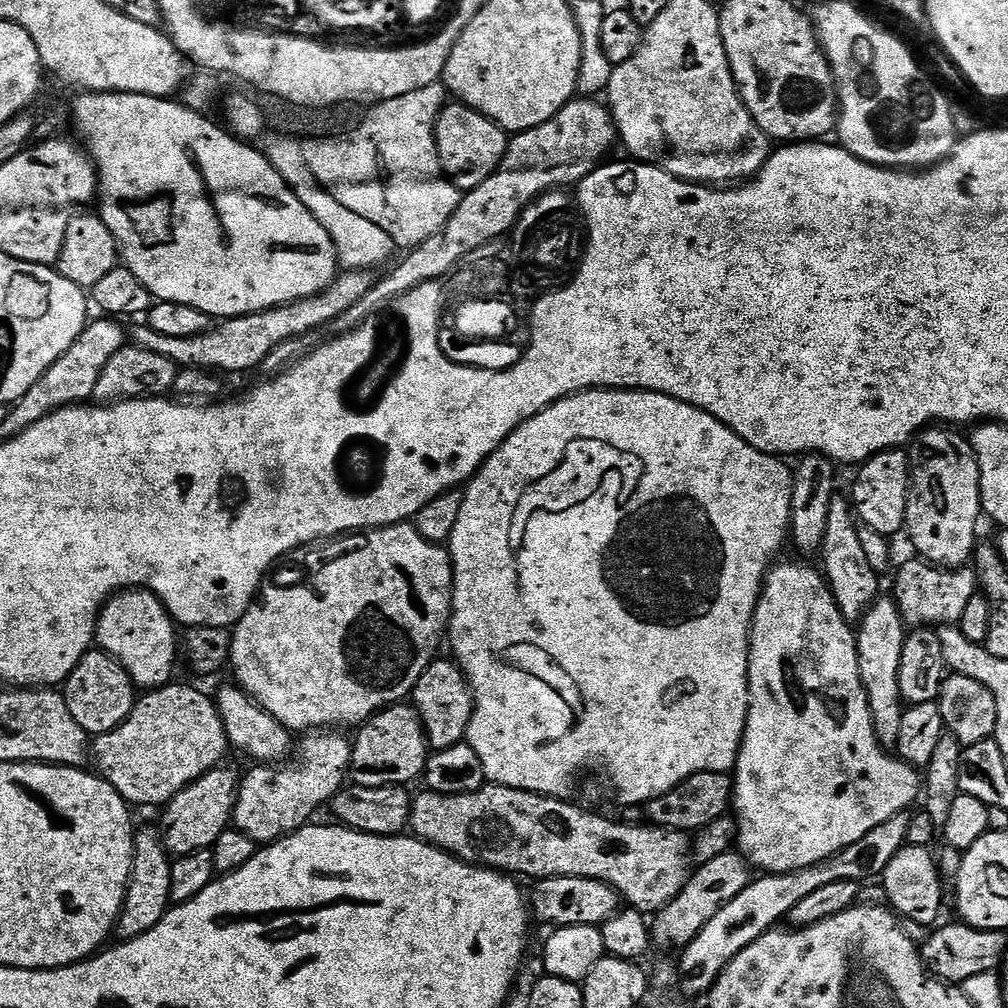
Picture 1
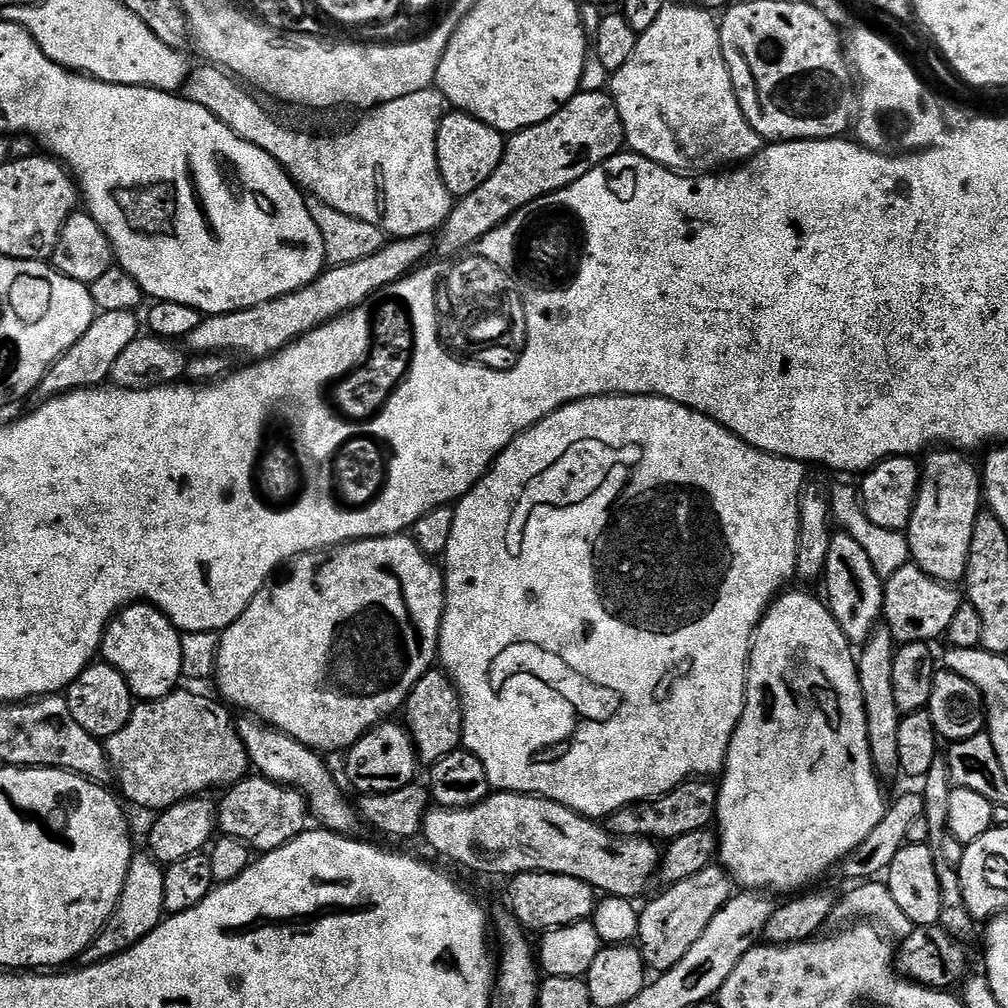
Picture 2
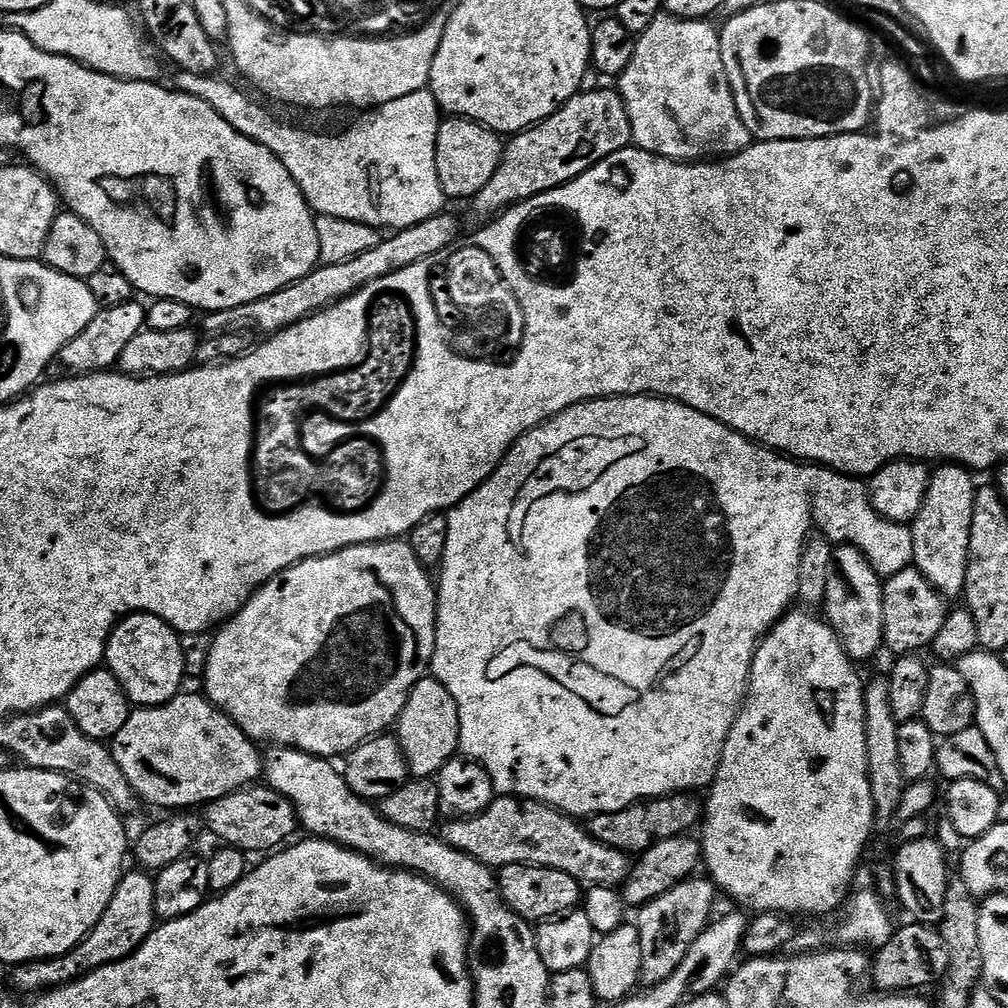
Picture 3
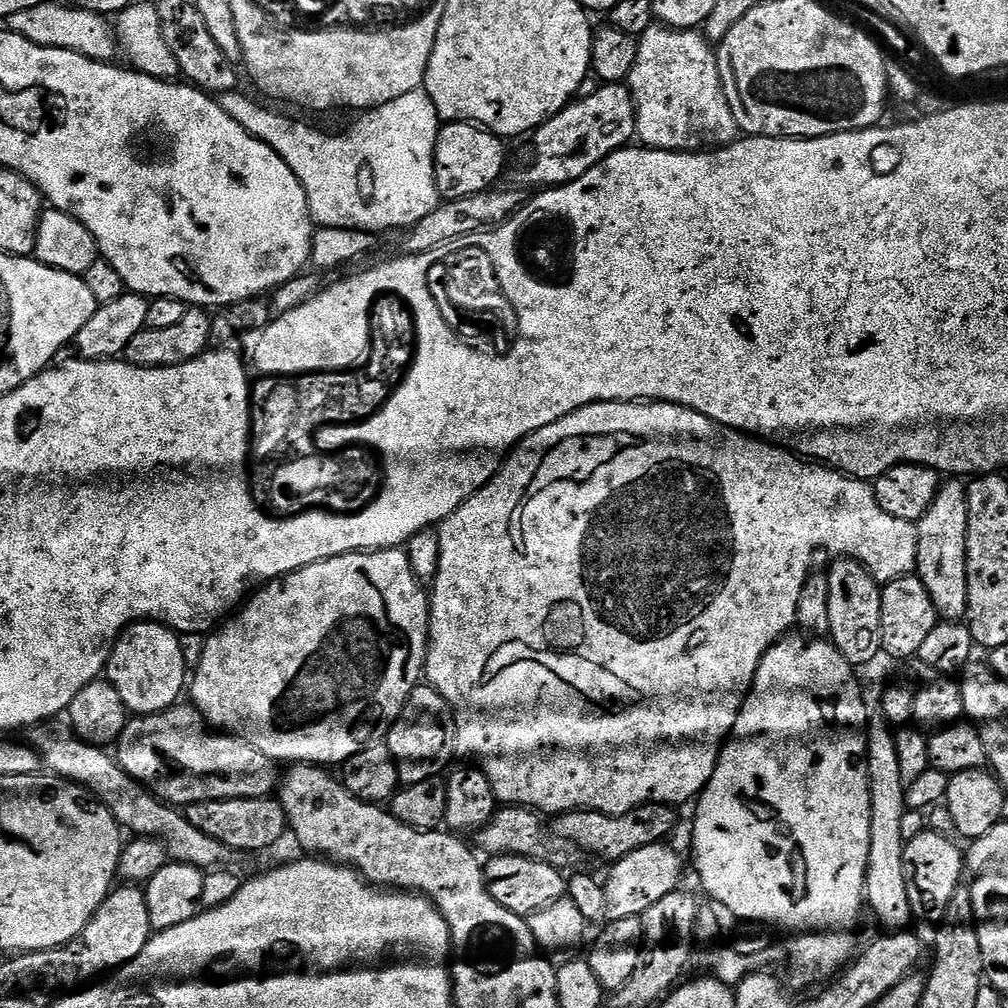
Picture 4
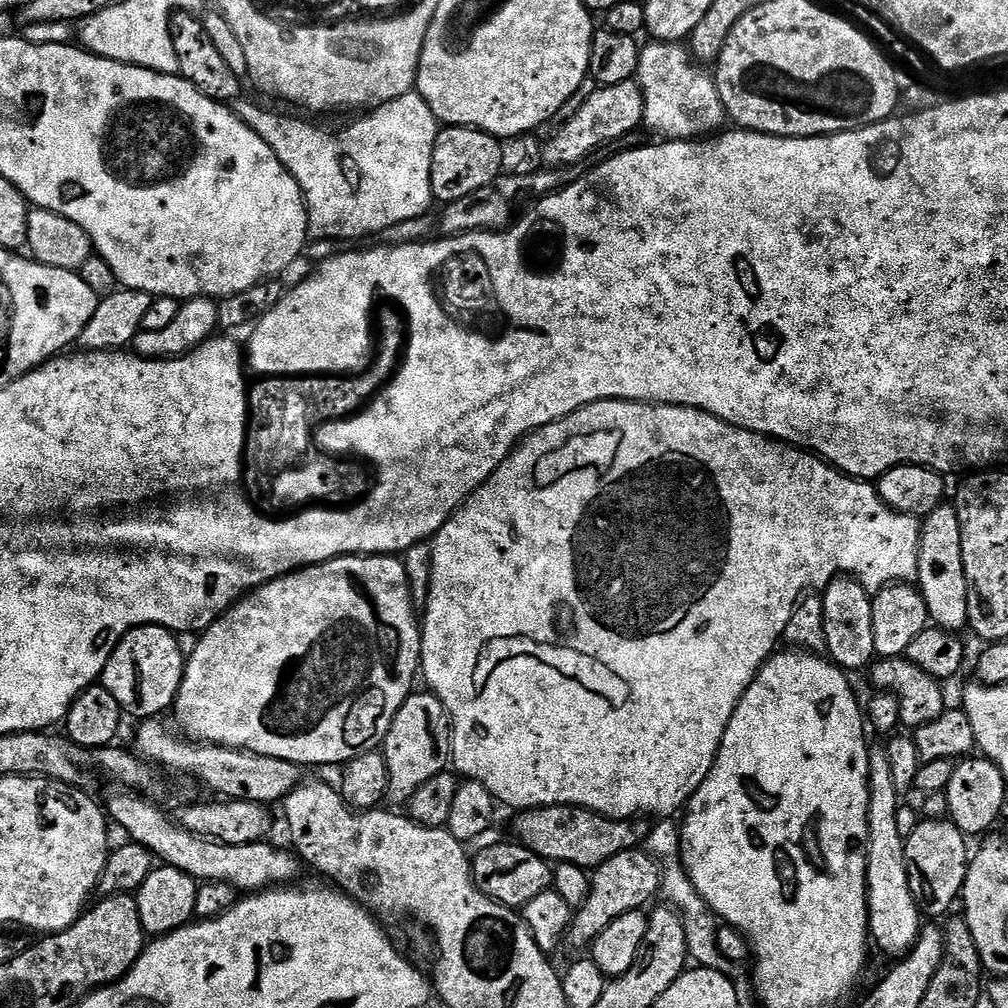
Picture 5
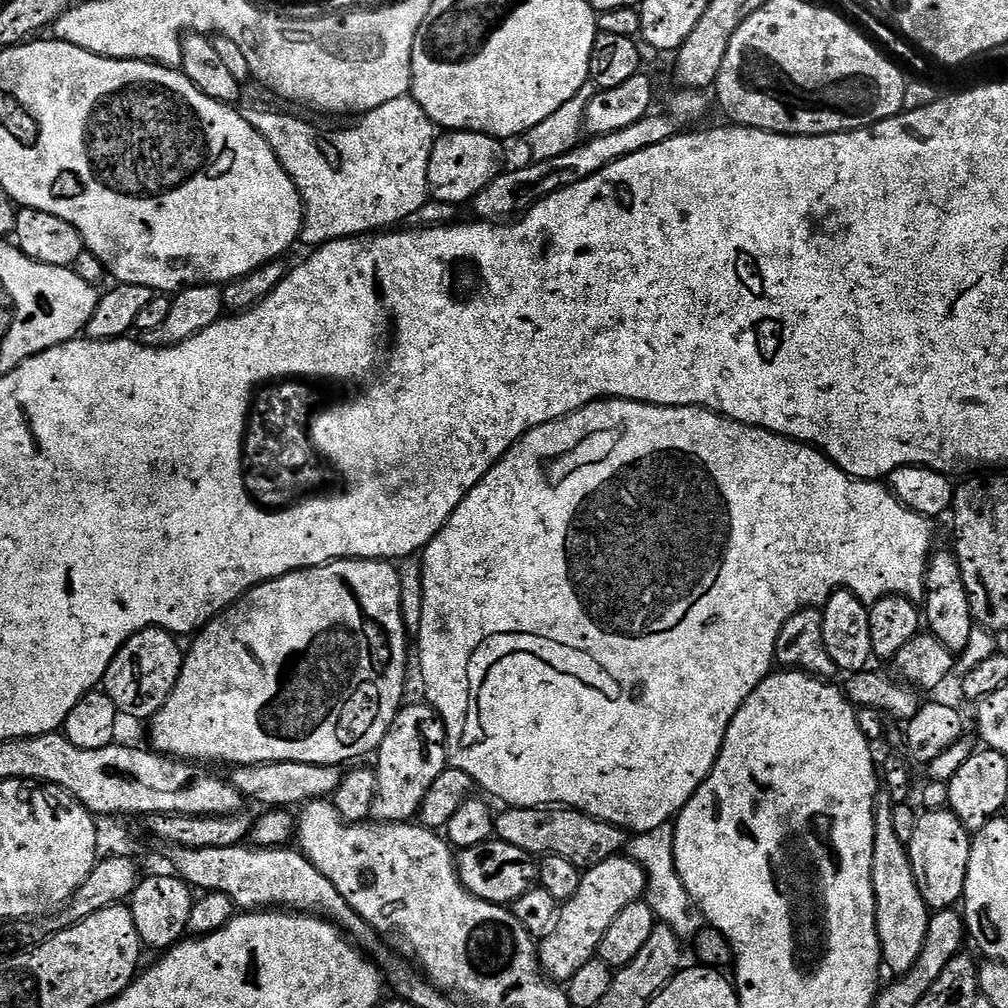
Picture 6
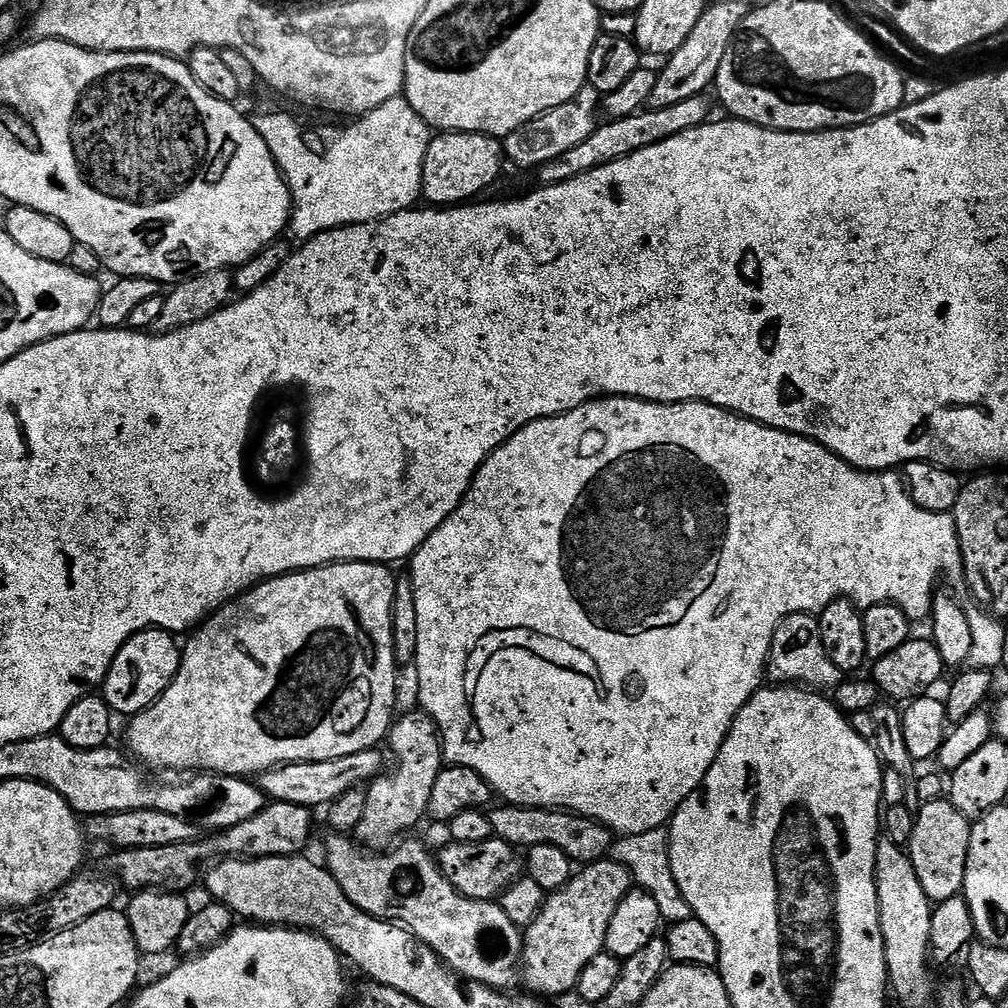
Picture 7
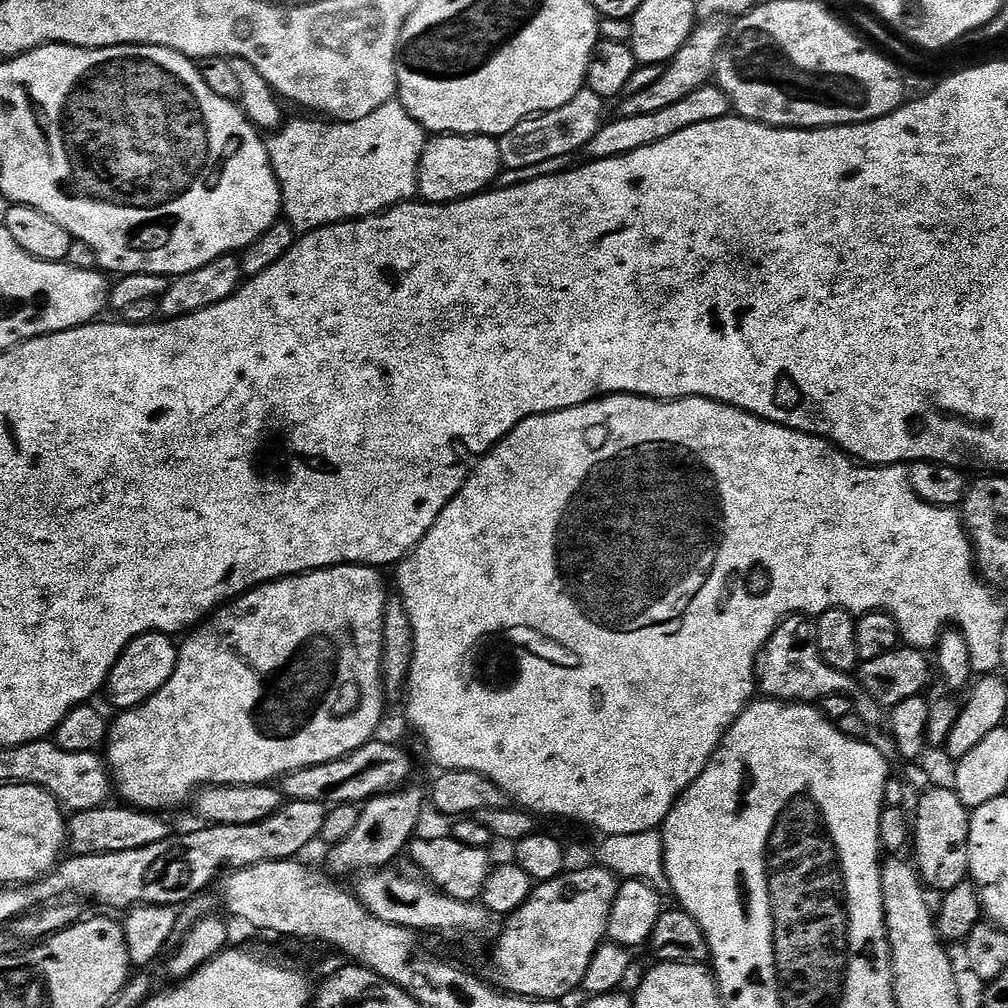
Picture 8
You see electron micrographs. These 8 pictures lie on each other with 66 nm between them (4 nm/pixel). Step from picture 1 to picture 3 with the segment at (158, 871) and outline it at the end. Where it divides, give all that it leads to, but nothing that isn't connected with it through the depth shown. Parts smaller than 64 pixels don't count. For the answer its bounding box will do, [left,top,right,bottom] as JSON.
[11,870,158,994]

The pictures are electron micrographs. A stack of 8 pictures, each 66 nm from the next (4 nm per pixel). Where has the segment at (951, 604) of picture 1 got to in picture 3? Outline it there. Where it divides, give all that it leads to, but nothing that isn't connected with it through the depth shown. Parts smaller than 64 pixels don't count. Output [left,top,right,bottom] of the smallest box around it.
[882,567,950,657]

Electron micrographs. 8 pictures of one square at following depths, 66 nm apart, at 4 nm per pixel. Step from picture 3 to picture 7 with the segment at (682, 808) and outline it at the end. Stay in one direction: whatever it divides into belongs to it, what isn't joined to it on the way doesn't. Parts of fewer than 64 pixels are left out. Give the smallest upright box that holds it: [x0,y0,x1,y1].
[488,802,614,865]

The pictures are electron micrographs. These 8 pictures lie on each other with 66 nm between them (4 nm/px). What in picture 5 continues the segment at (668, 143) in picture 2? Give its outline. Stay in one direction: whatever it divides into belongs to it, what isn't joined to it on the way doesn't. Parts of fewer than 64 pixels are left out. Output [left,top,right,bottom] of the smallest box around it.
[634,42,726,142]

